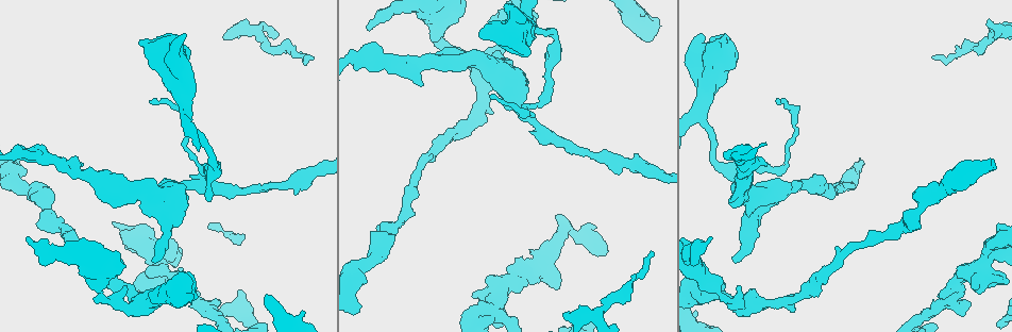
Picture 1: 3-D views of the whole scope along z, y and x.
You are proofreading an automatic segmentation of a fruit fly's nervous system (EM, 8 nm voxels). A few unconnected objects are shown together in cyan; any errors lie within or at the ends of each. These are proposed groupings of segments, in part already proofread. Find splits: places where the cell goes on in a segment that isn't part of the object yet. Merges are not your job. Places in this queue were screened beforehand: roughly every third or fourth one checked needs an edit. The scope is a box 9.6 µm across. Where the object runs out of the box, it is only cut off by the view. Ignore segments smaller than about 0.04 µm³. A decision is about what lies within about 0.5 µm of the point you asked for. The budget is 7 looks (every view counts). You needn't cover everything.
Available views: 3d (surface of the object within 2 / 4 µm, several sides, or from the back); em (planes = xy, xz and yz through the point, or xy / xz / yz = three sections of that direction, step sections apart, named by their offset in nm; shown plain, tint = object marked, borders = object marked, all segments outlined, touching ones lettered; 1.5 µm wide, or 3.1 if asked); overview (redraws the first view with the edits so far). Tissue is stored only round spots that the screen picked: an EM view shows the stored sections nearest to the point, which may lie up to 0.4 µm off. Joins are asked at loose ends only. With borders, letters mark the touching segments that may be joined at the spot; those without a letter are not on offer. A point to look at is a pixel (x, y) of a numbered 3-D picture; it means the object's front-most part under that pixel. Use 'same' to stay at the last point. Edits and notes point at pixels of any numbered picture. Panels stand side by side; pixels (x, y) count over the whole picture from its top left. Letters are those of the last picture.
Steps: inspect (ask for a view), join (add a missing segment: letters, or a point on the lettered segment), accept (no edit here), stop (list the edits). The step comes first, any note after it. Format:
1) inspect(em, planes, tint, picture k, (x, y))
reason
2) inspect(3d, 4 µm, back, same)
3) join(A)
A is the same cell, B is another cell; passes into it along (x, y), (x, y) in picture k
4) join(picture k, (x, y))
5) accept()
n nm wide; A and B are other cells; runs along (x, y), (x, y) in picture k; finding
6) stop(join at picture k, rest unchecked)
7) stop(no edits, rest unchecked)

inspect(3d, 2 µm, back, picture 1, (969, 302))
branch stops here

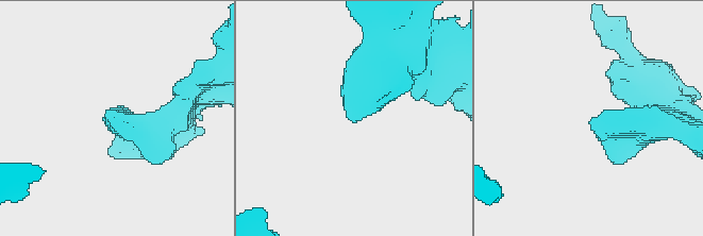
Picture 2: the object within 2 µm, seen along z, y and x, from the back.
inspect(em, planes, plain, picture 2, (591, 117))

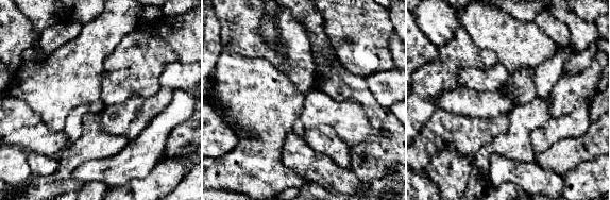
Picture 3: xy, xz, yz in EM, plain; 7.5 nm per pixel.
inspect(em, planes, borders, same)
see the neighbours

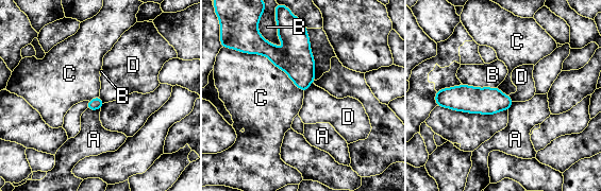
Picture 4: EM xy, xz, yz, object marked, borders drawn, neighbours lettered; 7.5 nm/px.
accept()
A, B, C and D are other cells; border along (245, 52), (265, 55), (303, 92) in picture 4; none of them fits

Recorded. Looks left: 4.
inspect(3d, 2 µm, picture 1, (139, 40))
an open end

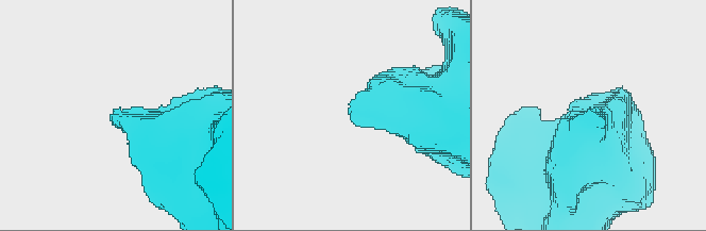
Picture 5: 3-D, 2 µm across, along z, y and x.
inspect(em, planes, borders, picture 5, (590, 107))
shape alone is not enough

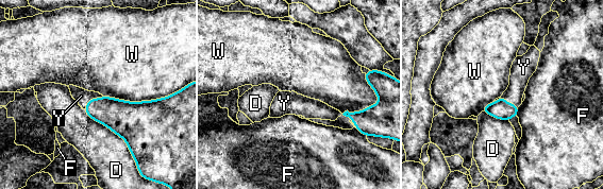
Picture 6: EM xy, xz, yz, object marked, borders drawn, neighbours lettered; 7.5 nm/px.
join(Y)
Y is the same cell, D, F and W are other cells; the cell continues

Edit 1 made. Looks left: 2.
inspect(overview)

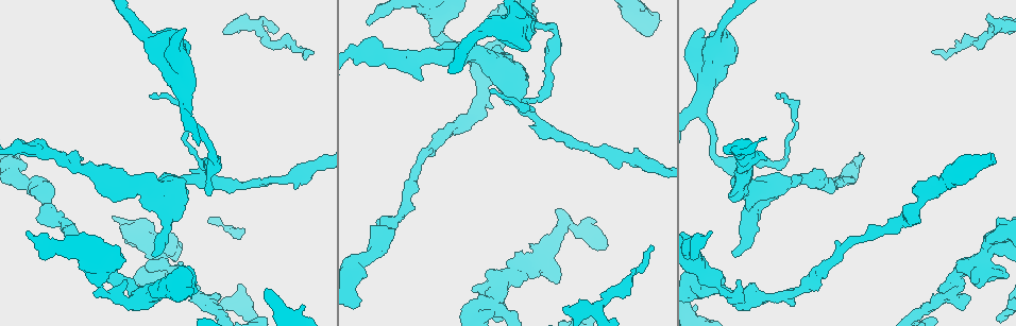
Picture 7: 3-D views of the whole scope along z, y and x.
inspect(em, planes, borders, picture 7, (149, 97))
branch stops here

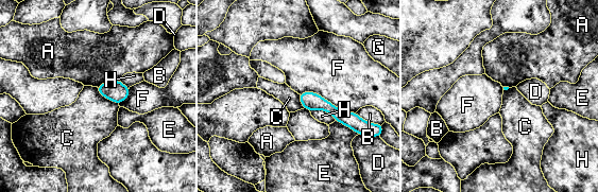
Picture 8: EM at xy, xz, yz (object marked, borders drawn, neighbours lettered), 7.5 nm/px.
accept()
A, B, C, D, E, F, G and H are other cells; border along (96, 87), (104, 97), (118, 104) in picture 8; no lettered segment goes on from it

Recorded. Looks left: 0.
stop(join at picture 6, rest unchecked)

